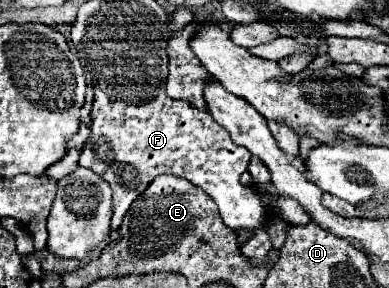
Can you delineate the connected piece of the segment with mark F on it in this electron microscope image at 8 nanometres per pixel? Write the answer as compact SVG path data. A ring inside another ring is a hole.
M95 86L95 96L93 96L93 108L89 114L89 128L91 136L85 140L79 156L79 166L95 170L95 174L103 176L107 182L111 182L113 188L113 218L111 218L111 228L117 230L121 226L121 220L125 212L129 210L131 202L153 182L155 176L159 174L173 174L187 178L191 184L199 186L209 198L215 200L219 206L223 222L233 228L249 228L255 230L253 238L241 246L241 252L245 258L249 258L251 264L261 266L267 262L267 254L271 252L271 242L269 236L265 234L265 208L257 198L257 192L252 187L237 186L237 180L241 174L247 170L247 160L249 152L245 152L241 146L235 146L229 140L229 134L225 128L221 128L211 114L193 108L189 102L177 102L165 94L165 86L151 86L151 90L143 90L143 98L127 98L127 94L119 94L119 90L107 90L107 86Z

